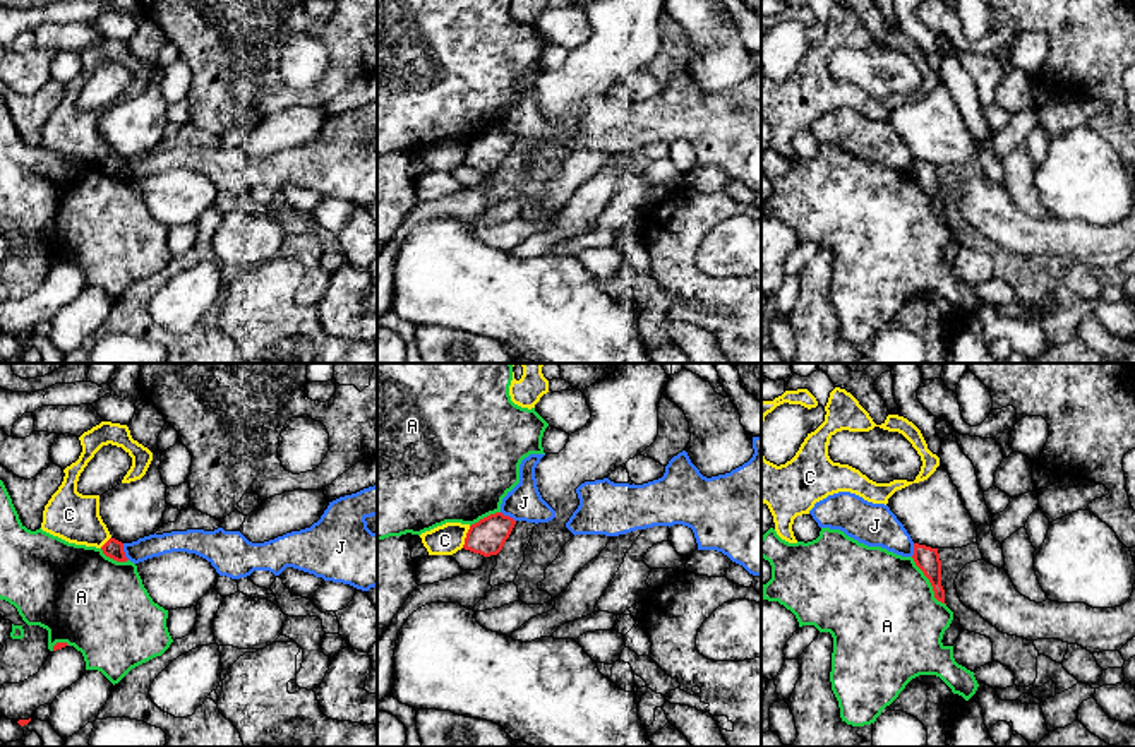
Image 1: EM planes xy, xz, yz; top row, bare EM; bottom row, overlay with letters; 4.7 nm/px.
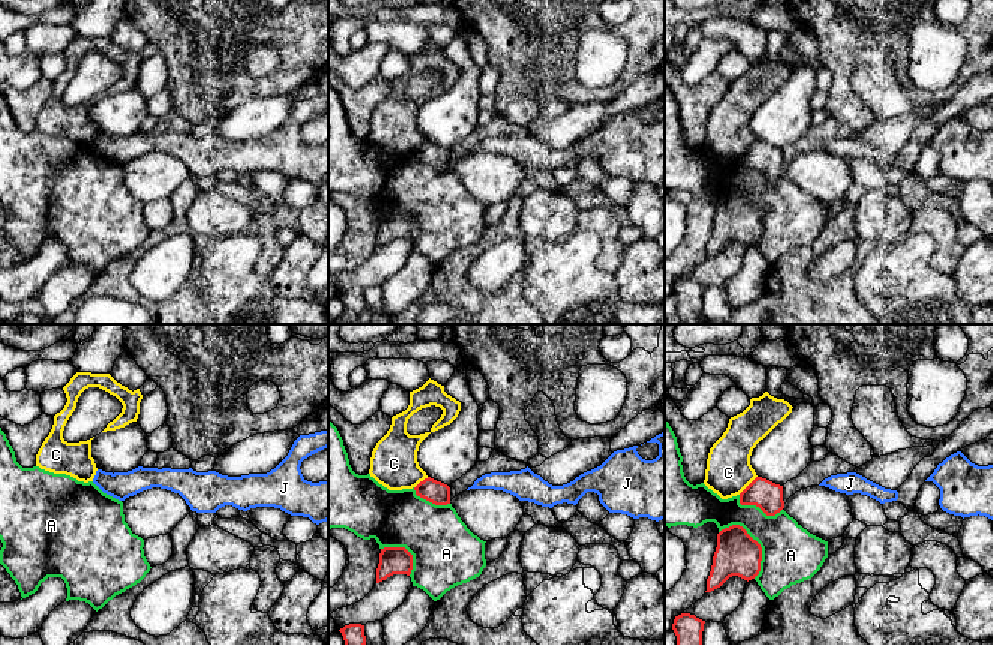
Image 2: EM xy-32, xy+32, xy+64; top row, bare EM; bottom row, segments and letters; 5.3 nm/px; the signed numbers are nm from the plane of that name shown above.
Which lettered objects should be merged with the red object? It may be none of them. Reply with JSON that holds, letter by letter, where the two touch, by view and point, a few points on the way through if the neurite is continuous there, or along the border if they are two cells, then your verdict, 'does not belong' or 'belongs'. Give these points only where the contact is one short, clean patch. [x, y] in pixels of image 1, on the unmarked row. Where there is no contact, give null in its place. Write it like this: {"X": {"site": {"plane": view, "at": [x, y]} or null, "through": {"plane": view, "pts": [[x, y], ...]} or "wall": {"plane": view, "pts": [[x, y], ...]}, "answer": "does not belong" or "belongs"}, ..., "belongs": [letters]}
{"A": {"site": {"plane": "yz", "at": [930, 197]}, "answer": "does not belong"}, "C": {"site": {"plane": "xz", "at": [467, 153]}, "answer": "does not belong"}, "J": {"site": {"plane": "xy", "at": [124, 168]}, "answer": "does not belong"}, "belongs": []}

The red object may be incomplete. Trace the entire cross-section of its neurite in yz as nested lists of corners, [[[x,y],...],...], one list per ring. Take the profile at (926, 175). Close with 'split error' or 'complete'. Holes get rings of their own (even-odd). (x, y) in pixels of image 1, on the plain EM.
[[[914,159],[912,175],[916,182],[924,188],[924,192],[929,195],[934,207],[934,214],[945,219],[945,206],[941,202],[941,176],[938,164]]] | complete

